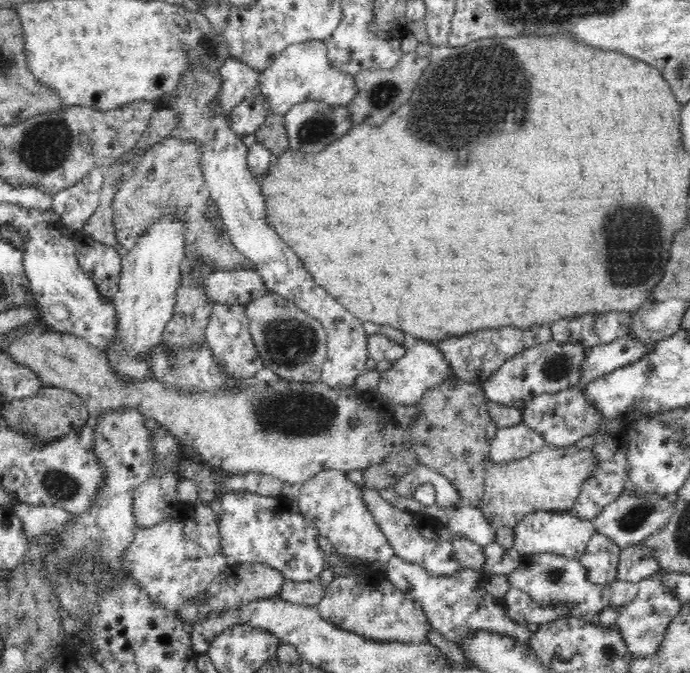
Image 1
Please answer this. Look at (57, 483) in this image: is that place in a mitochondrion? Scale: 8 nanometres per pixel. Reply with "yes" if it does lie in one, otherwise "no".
yes

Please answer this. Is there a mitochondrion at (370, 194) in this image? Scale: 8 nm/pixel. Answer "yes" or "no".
no

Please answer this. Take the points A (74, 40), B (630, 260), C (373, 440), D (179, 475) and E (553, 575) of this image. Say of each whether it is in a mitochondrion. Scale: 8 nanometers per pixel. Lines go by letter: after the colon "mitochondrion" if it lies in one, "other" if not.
A: other
B: mitochondrion
C: other
D: other
E: mitochondrion

